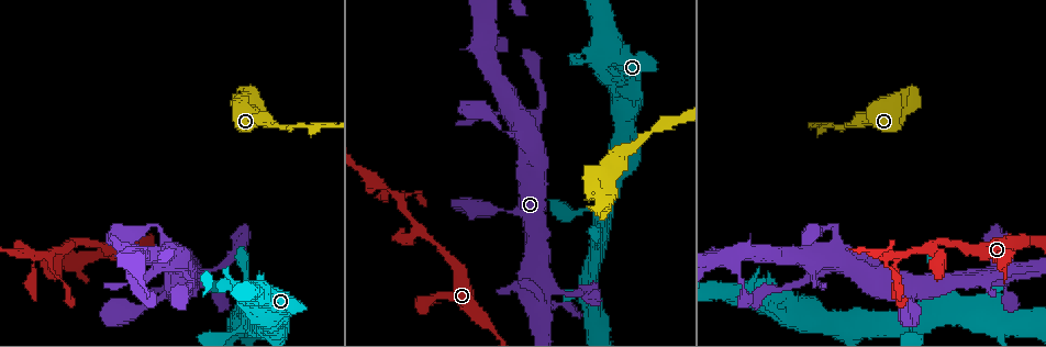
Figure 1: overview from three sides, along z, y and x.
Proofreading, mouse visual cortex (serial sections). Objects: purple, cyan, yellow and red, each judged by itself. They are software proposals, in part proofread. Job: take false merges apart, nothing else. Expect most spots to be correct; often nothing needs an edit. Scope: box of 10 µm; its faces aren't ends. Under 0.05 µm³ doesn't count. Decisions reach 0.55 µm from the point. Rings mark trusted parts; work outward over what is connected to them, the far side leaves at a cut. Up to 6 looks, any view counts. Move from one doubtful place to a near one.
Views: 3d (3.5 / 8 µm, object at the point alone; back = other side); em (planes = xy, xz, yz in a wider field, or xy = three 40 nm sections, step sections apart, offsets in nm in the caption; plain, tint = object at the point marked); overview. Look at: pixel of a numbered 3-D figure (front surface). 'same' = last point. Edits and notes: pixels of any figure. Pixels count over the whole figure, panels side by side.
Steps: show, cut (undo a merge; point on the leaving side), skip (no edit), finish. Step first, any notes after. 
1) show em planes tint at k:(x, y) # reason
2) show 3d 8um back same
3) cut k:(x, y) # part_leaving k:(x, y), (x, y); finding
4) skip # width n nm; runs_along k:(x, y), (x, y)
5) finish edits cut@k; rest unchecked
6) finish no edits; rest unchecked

show 3d 3.5um at 1:(550, 291)

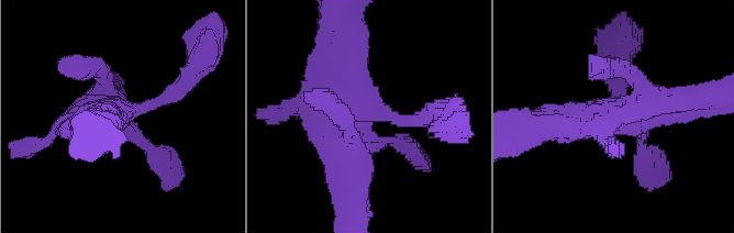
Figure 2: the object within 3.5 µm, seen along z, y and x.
show em xy step 1 tint at 2:(365, 112)

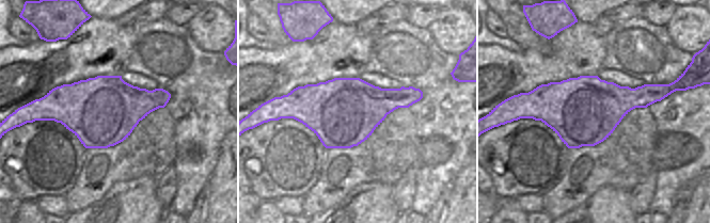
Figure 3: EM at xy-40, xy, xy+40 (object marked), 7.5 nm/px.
skip # runs_along 2:(544, 123), (677, 102); one cell here

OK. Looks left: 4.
show 3d 8um at 1:(1022, 241) # calibre changes

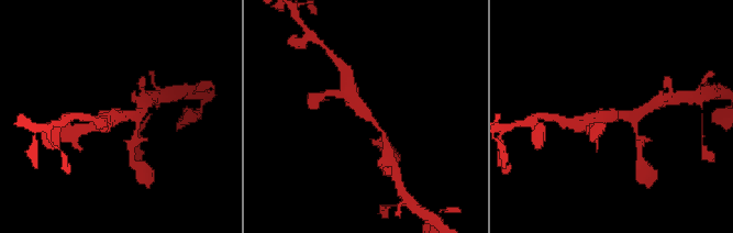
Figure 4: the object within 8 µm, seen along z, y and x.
show 3d 3.5um same # zoom in

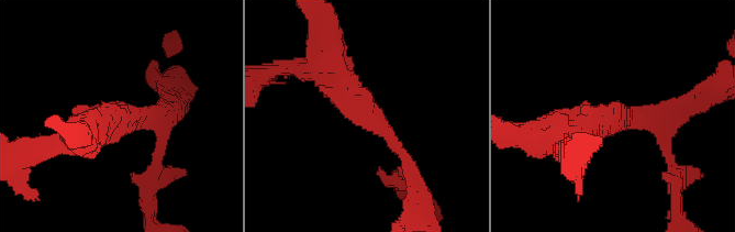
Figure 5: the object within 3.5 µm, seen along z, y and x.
skip # one cell here

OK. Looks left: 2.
finish no edits; rest unchecked

